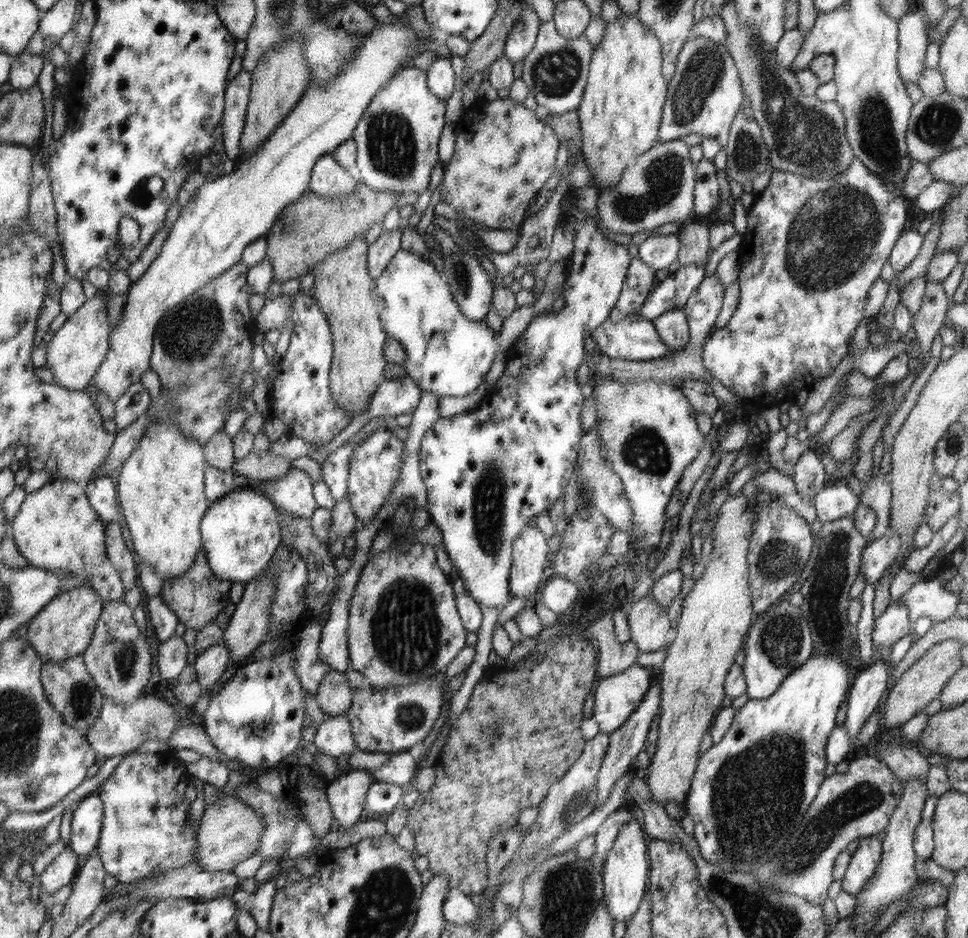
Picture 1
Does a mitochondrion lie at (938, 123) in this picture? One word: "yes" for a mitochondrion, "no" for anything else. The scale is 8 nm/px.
yes

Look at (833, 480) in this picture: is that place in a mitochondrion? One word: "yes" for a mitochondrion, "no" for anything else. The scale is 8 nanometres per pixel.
no

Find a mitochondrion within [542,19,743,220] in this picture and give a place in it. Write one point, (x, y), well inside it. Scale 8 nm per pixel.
(704, 70)

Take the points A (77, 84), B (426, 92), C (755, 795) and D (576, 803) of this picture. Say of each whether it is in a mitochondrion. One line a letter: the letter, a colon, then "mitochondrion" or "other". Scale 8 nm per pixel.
A: other
B: other
C: mitochondrion
D: mitochondrion

